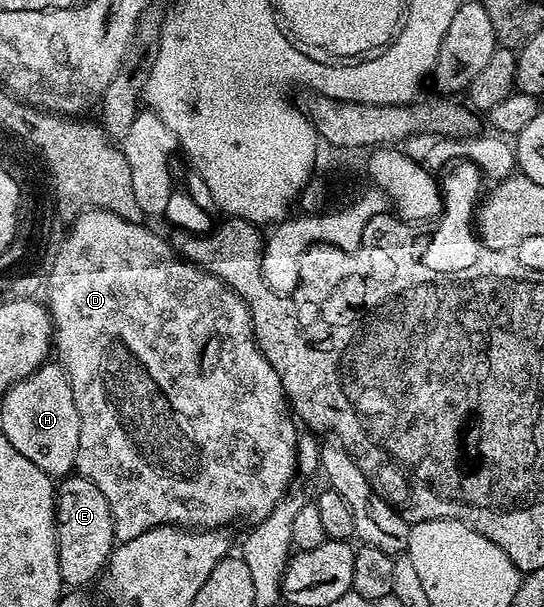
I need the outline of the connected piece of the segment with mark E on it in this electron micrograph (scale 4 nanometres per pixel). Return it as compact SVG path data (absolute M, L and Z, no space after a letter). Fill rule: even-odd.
M70 474L64 477L55 488L57 509L57 553L59 554L59 574L62 585L73 590L81 590L98 579L105 571L109 556L115 547L113 515L107 498L95 482L85 476Z

